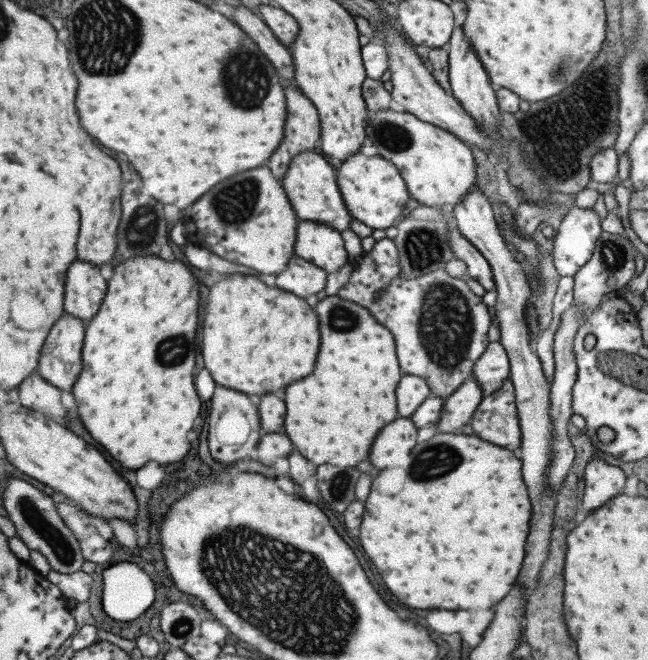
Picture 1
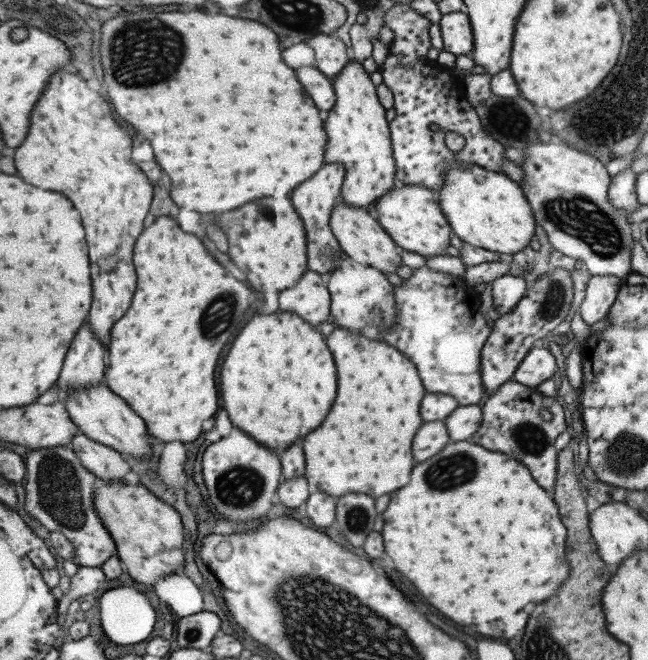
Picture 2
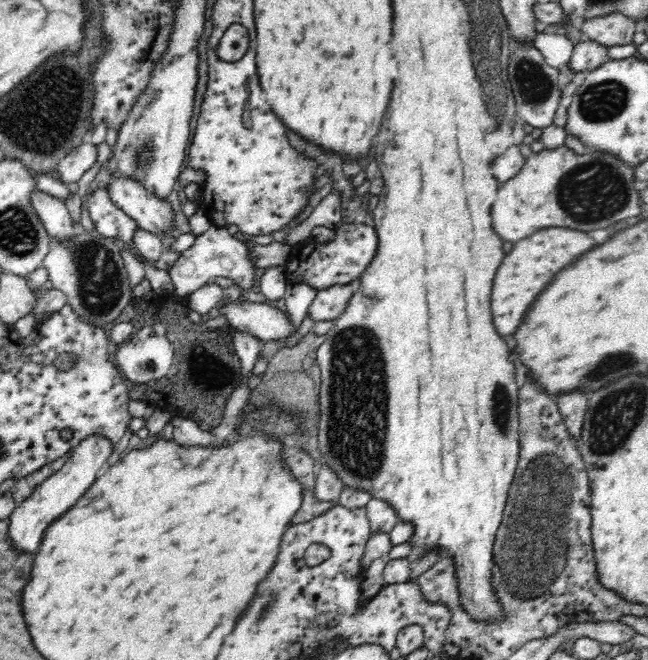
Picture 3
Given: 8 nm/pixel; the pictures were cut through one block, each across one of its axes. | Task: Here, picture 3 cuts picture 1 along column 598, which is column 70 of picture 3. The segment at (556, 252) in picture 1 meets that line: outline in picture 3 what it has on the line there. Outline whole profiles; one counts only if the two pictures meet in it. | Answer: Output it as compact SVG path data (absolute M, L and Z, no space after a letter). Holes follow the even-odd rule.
M36 190L28 197L28 201L34 207L36 215L40 217L40 221L46 227L48 234L58 238L60 242L72 238L79 229L72 223L72 218L64 205L64 201L60 198Z

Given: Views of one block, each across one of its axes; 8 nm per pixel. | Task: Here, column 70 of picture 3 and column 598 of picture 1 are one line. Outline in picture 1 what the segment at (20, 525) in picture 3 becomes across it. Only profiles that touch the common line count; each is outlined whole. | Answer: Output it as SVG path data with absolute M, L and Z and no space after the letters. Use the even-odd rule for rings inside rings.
M593 455L586 463L583 477L582 512L587 514L598 509L612 496L622 492L626 474L620 466L610 465Z

